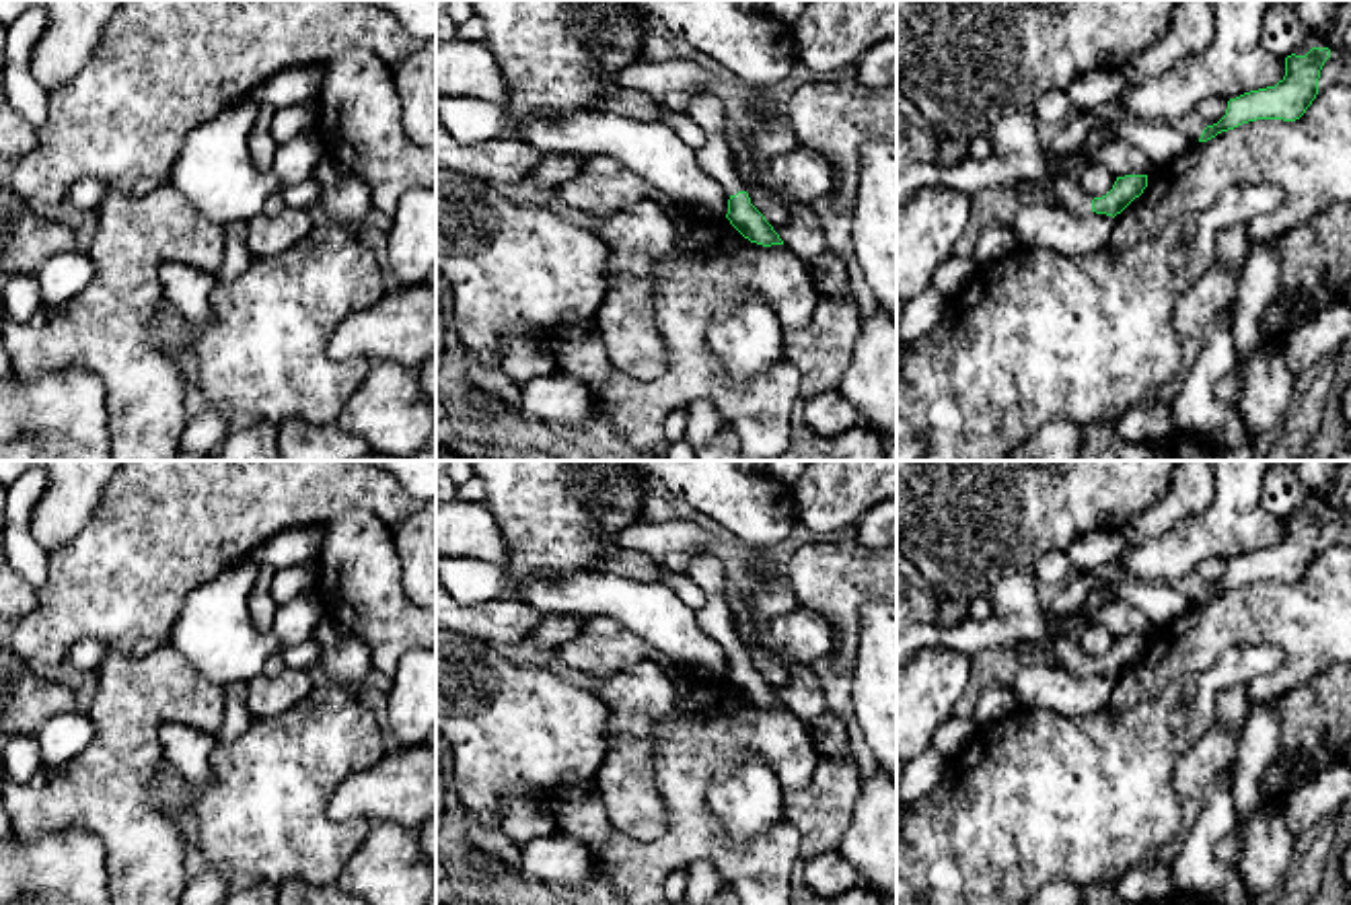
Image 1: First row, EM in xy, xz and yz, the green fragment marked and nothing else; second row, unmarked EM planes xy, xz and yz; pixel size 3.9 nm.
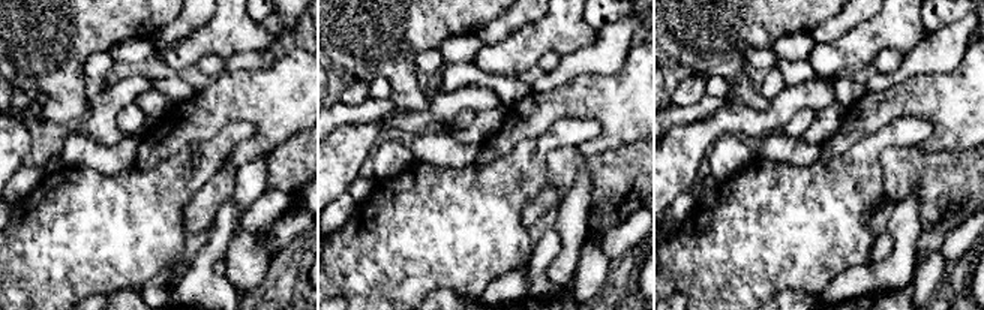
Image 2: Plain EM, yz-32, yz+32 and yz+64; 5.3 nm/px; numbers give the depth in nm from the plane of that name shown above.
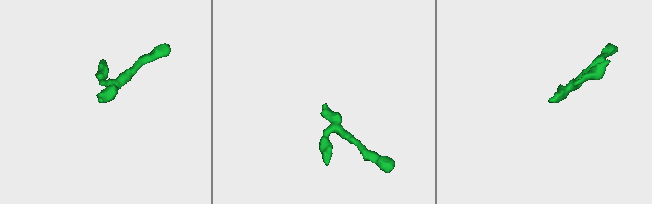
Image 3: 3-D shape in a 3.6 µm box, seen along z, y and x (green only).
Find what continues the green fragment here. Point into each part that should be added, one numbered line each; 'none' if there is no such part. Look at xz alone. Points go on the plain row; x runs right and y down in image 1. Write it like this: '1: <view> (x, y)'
1: xz (704, 568)

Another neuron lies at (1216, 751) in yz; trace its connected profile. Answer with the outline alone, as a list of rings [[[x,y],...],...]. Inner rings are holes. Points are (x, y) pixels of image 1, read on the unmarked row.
[[[1209,728],[1207,734],[1178,761],[1176,794],[1182,800],[1203,794],[1215,775],[1234,763],[1240,736],[1242,734],[1232,728]]]

